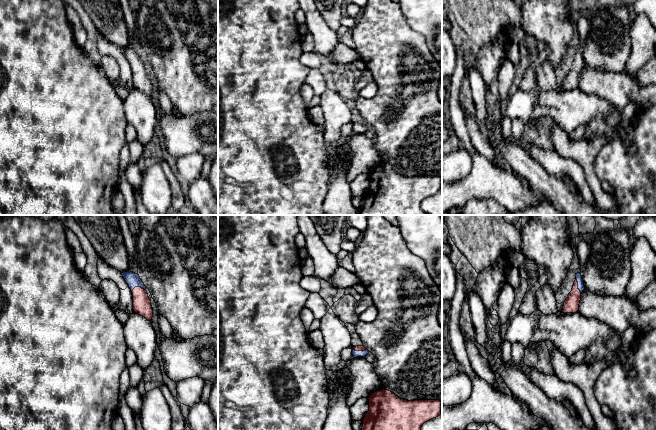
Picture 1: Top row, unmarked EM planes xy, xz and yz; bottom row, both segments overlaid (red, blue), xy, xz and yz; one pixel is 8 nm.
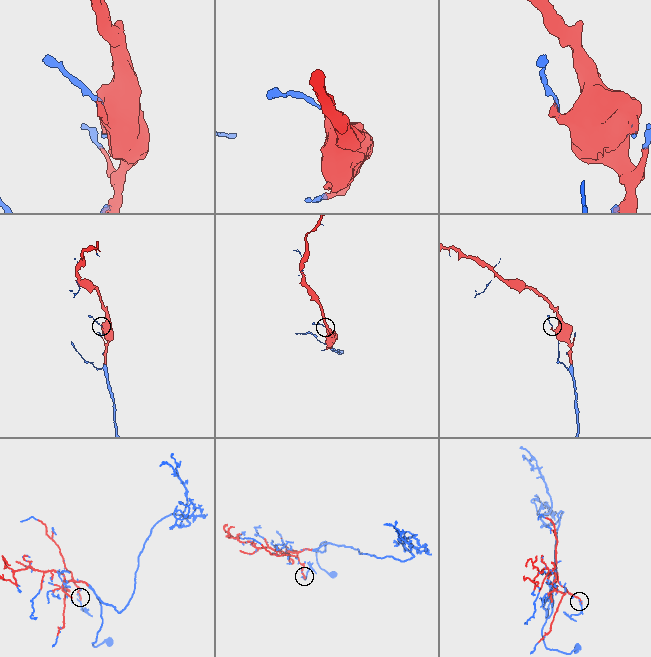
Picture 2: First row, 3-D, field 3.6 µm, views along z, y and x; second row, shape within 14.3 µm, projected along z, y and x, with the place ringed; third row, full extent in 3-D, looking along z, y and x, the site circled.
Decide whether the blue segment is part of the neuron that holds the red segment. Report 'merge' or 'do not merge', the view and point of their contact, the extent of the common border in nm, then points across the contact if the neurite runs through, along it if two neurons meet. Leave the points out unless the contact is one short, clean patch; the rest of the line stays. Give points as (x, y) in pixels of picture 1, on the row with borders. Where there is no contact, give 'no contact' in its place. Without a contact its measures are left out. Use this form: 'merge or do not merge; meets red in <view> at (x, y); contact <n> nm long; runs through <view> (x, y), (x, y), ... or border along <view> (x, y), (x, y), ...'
merge; meets red in xy at (138, 287); contact 120 nm long

